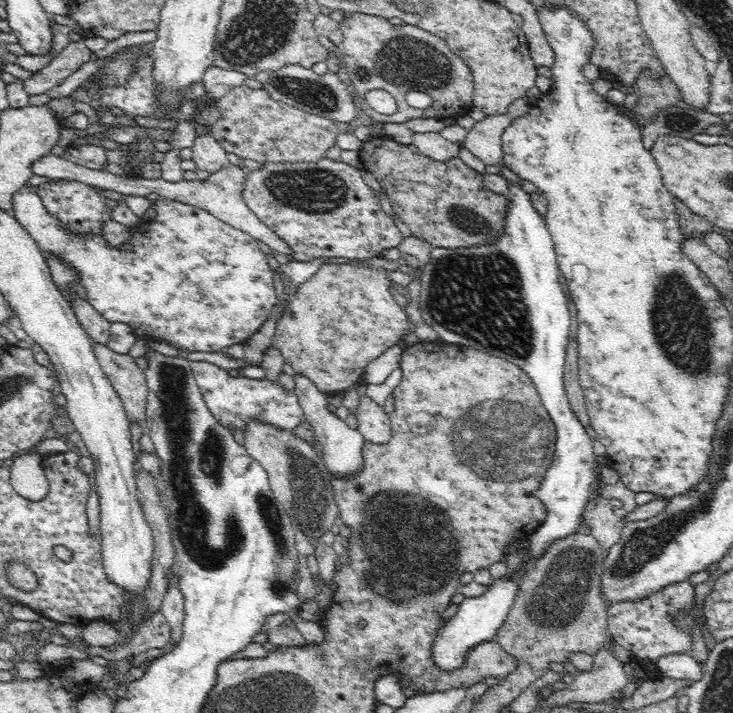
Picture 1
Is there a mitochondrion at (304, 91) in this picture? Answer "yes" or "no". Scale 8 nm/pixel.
yes

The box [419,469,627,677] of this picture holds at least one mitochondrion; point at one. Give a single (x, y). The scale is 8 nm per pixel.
(562, 601)

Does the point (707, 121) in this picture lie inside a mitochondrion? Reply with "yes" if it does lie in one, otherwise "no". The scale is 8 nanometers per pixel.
no

